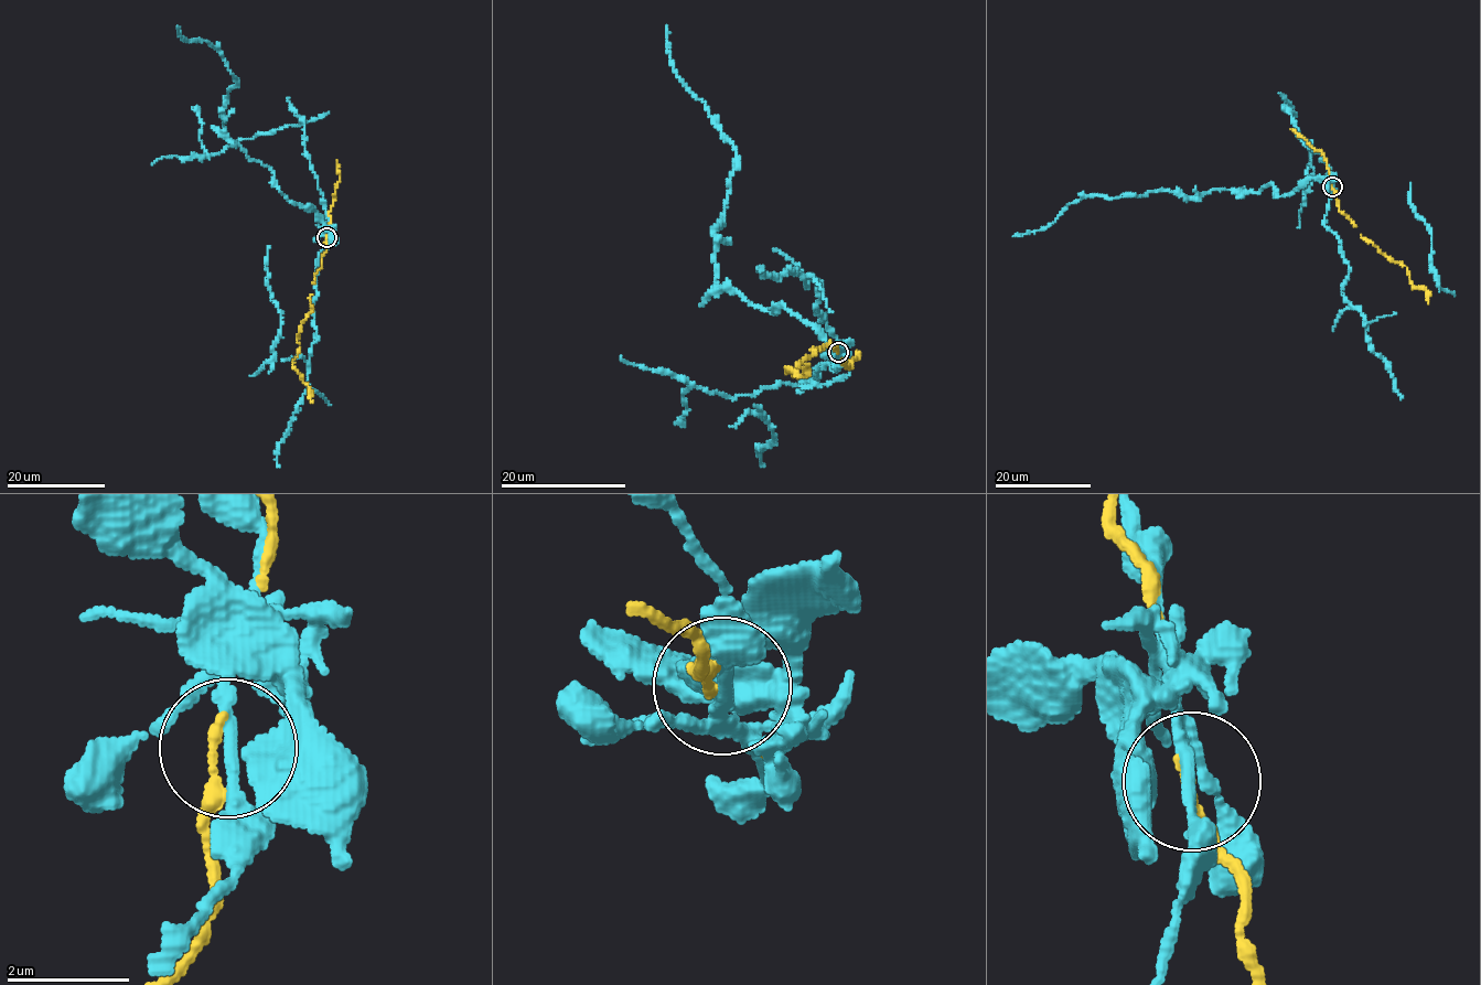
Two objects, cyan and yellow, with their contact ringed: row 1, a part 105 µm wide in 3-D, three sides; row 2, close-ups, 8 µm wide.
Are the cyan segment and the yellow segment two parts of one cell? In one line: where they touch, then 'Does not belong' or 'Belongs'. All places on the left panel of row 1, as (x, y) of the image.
Place: (326, 237). Does not belong

